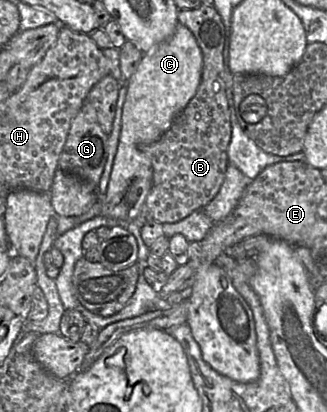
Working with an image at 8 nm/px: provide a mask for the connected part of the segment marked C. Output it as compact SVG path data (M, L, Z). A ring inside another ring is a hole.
M178 22L174 34L153 46L142 55L134 74L127 82L127 94L121 117L121 132L118 150L104 196L100 196L101 216L119 221L131 222L140 212L153 184L151 159L139 150L139 144L150 145L156 142L172 125L195 95L202 77L202 52L191 31Z

